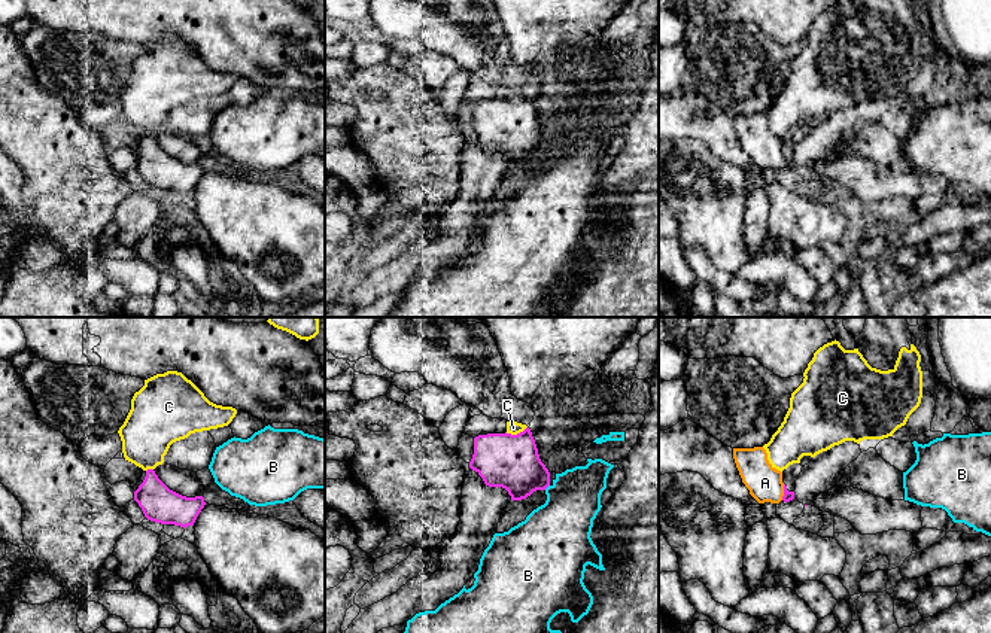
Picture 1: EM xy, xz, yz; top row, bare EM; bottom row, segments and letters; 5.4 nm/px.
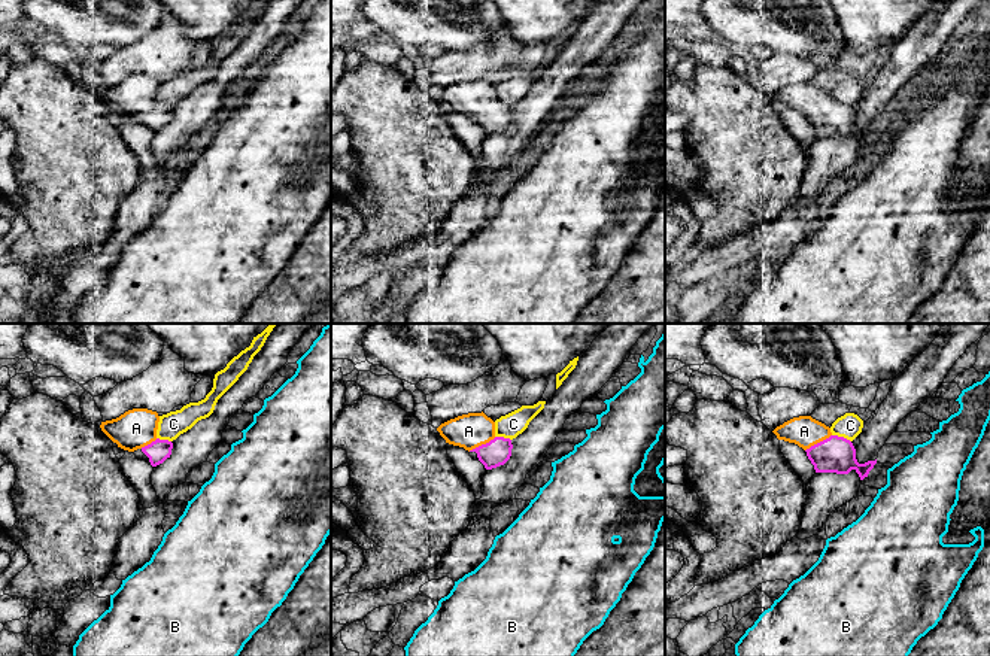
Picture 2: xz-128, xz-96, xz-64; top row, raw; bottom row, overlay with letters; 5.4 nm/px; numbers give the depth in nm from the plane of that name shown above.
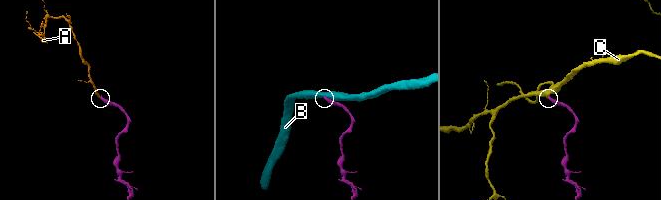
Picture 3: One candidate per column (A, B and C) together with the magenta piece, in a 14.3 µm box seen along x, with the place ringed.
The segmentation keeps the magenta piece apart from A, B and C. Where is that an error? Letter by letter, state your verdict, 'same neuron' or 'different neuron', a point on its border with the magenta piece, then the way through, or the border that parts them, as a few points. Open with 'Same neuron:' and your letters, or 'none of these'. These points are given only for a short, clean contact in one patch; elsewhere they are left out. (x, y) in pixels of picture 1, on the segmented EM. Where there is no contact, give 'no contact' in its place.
Same neuron: A
A: same neuron | yz (784, 492) | across yz (787, 496), (784, 492), (774, 490), (765, 483)
B: different neuron | xz (546, 487)
C: different neuron | xz (517, 434) | along xz (526, 426), (516, 434), (505, 432)

